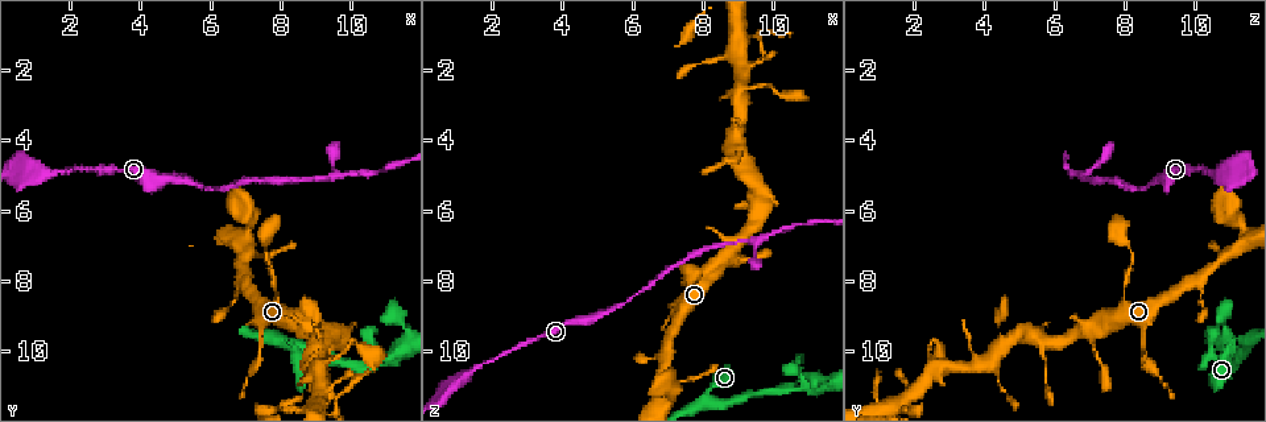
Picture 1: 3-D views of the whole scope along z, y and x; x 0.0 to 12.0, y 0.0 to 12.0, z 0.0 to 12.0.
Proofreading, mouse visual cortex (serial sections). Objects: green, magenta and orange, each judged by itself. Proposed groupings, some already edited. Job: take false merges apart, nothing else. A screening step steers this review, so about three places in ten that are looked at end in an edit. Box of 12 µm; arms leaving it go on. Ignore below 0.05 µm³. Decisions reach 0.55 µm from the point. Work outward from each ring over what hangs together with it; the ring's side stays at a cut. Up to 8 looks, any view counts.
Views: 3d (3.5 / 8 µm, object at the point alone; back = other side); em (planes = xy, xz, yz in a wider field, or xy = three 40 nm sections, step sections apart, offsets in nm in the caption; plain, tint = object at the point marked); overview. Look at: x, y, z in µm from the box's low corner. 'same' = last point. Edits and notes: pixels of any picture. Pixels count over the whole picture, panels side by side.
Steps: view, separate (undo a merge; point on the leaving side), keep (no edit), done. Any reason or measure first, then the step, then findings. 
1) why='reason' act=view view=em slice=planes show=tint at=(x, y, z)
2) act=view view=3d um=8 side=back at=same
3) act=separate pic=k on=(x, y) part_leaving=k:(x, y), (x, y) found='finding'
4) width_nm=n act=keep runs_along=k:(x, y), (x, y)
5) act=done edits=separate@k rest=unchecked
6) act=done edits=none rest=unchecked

why='a fork' act=view view=3d um=3.5 at=(9.6, 9.7, 5.6)

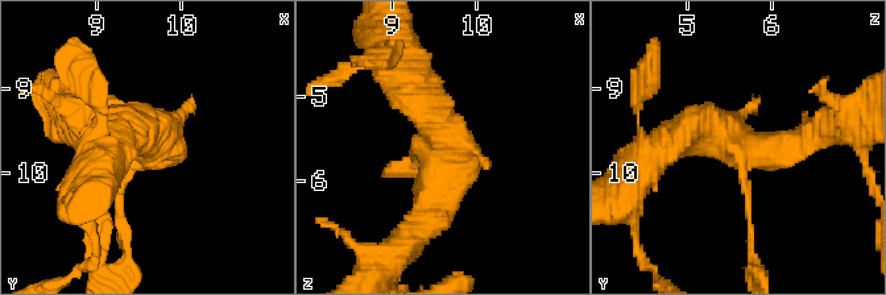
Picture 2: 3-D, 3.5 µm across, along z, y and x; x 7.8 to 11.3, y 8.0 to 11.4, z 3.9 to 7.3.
why='now the EM' act=view view=em slice=xy step=2 show=tint at=(9.55, 9.75, 5.65)

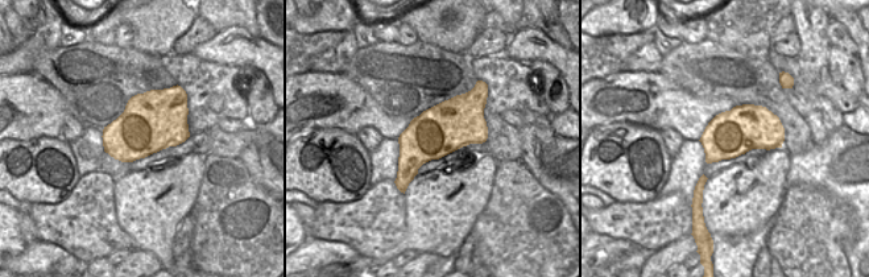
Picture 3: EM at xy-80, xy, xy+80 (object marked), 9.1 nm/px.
width_nm=460 act=keep runs_along=2:(820, 128), (787, 149), (679, 137) found='all the same cell'

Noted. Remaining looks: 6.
why='abrupt turn' act=view view=em slice=xy step=5 show=tint at=(8.1, 9.7, 11.3)

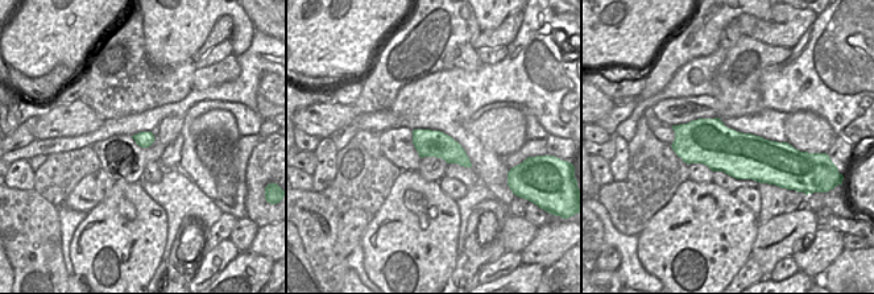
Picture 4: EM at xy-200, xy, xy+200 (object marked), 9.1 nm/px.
act=view view=3d um=3.5 at=same

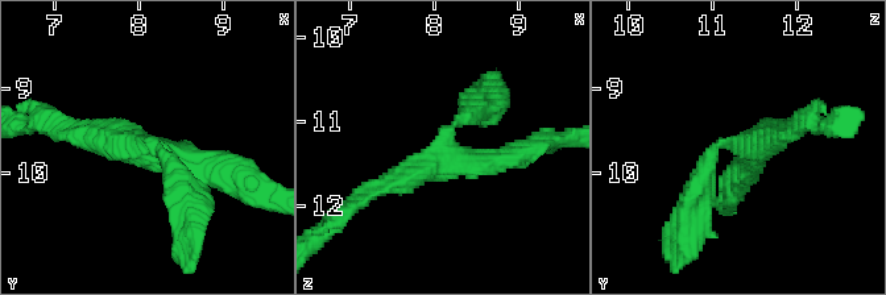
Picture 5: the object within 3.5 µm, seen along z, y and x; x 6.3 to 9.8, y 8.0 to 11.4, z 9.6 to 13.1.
act=keep runs_along=5:(698, 194), (741, 177) found='all the same cell'

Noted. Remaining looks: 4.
why='three arms meet' act=view view=3d um=8 at=(10.8, 10.2, 11.0)

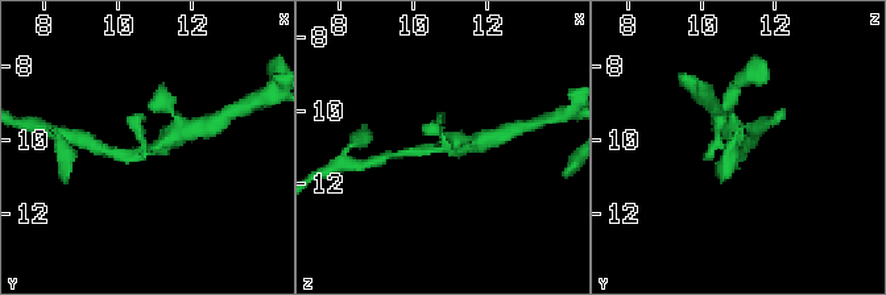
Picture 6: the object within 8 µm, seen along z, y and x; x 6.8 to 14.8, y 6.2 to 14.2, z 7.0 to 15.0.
why='now the EM' act=view view=em slice=xy step=5 show=tint at=(10.8, 10.2, 11.0)

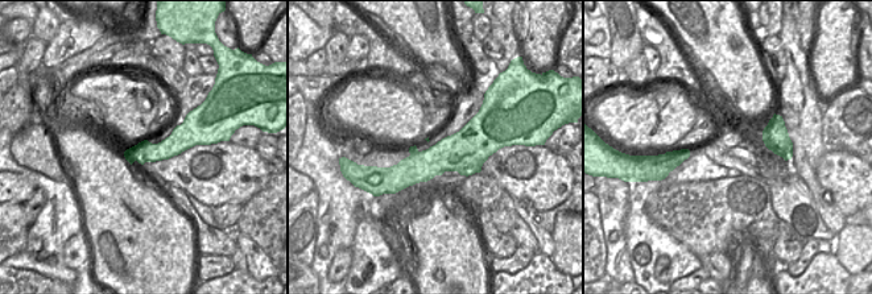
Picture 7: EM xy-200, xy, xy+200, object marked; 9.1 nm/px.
act=keep runs_along=6:(111, 153), (139, 156), (177, 128) found='one cell here'

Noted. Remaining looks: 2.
act=done edits=none rest=unchecked

